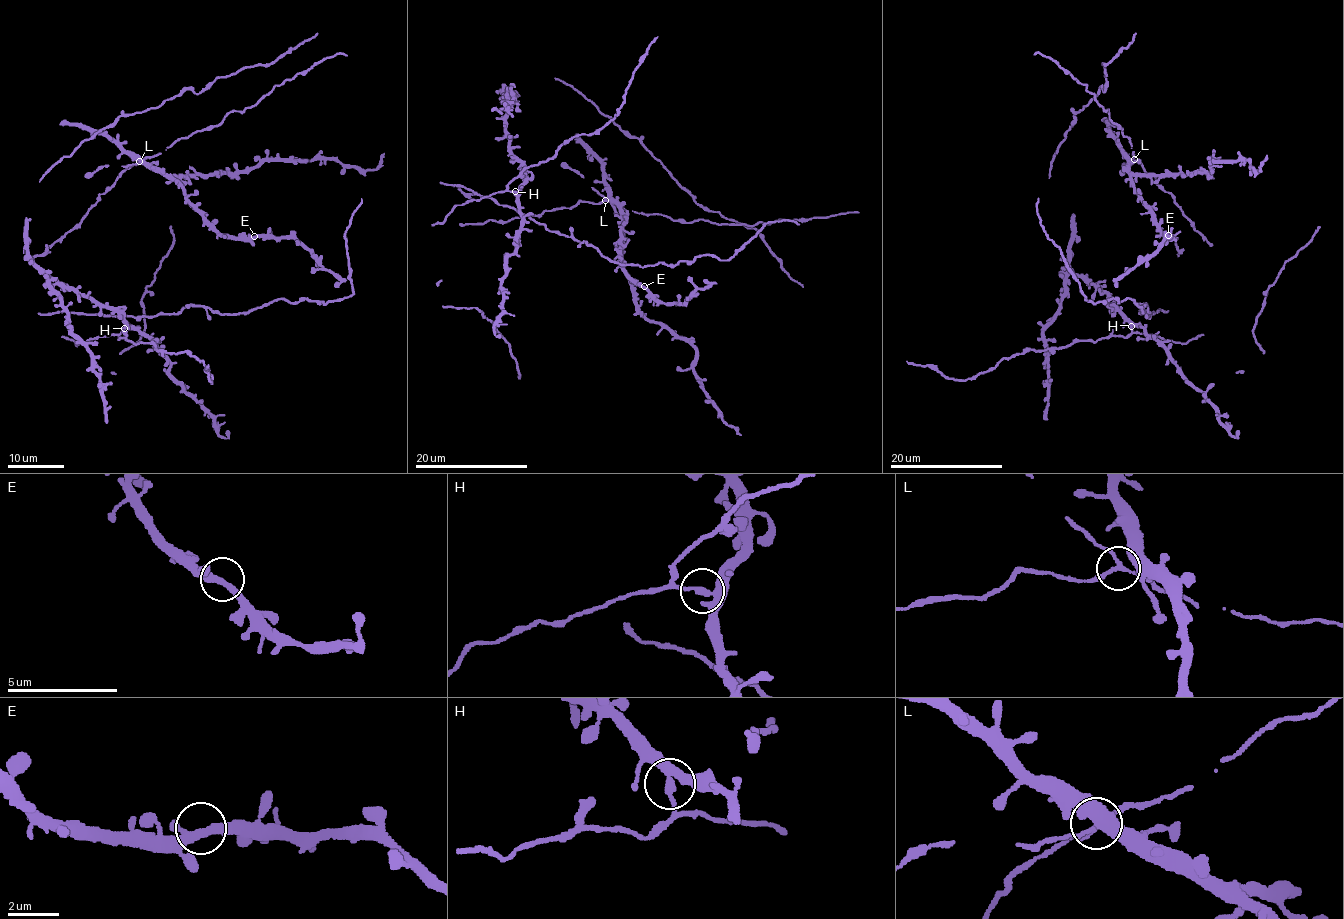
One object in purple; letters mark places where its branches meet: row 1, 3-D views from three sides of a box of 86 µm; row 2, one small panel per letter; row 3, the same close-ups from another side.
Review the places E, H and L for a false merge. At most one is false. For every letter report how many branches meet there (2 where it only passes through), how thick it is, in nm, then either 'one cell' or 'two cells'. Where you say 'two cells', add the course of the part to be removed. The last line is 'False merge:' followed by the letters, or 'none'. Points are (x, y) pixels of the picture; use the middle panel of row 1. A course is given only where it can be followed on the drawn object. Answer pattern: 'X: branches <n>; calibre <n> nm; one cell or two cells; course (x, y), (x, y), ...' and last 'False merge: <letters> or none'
E: branches 4; calibre 280 nm; one cell
H: branches 4; calibre 240 nm; two cells; course (514, 192), (508, 185), (530, 165), (553, 158), (574, 136), (597, 133), (613, 119), (640, 57), (658, 36)
L: branches 4; calibre 170 nm; one cell
False merge: H

